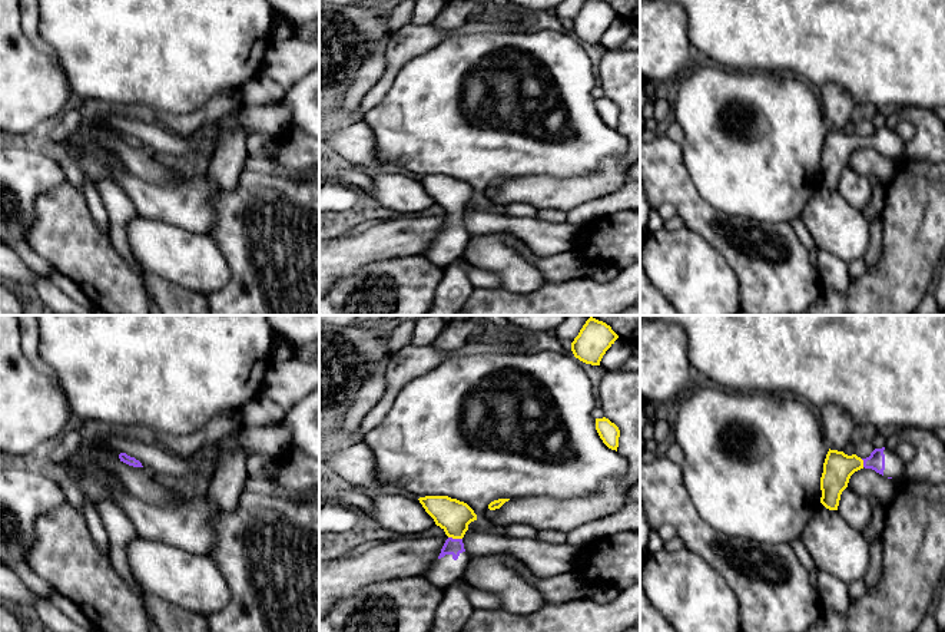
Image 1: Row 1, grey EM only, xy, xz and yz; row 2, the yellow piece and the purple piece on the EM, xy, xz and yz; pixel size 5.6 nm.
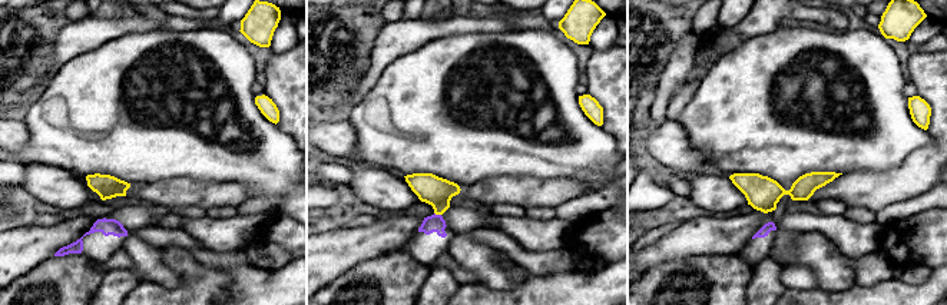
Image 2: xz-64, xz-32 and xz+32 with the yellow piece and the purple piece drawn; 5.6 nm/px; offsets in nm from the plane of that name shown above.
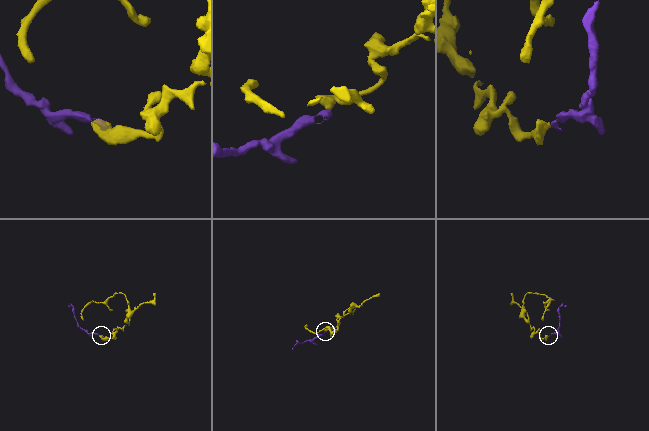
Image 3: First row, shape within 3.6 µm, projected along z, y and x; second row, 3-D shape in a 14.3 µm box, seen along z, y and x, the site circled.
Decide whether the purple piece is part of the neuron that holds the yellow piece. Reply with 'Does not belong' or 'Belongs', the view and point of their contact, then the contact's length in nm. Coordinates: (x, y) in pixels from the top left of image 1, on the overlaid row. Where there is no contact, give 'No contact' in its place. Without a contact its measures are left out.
Belongs. Touches yellow at xz (456, 538). Shared border 80 nm

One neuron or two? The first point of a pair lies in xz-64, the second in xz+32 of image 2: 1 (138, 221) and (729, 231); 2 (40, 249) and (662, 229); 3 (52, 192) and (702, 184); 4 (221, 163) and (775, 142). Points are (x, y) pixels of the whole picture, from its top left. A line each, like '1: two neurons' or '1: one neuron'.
1: two neurons
2: two neurons
3: one neuron
4: one neuron

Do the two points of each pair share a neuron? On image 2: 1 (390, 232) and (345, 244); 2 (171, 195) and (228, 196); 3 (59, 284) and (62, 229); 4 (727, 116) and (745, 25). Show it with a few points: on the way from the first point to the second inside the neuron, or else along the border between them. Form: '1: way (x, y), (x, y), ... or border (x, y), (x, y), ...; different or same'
1: way (378, 238), (357, 244); same
2: way (185, 195), (214, 195); same
3: border (53, 255), (23, 272); different
4: border (775, 29), (745, 40); different

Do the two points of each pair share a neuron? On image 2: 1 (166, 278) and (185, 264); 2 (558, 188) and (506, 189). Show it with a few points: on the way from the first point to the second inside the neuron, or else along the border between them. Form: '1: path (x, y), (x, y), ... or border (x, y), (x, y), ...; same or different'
1: border (164, 248), (164, 261), (181, 279), (176, 288); different
2: path (545, 189), (519, 189); same

